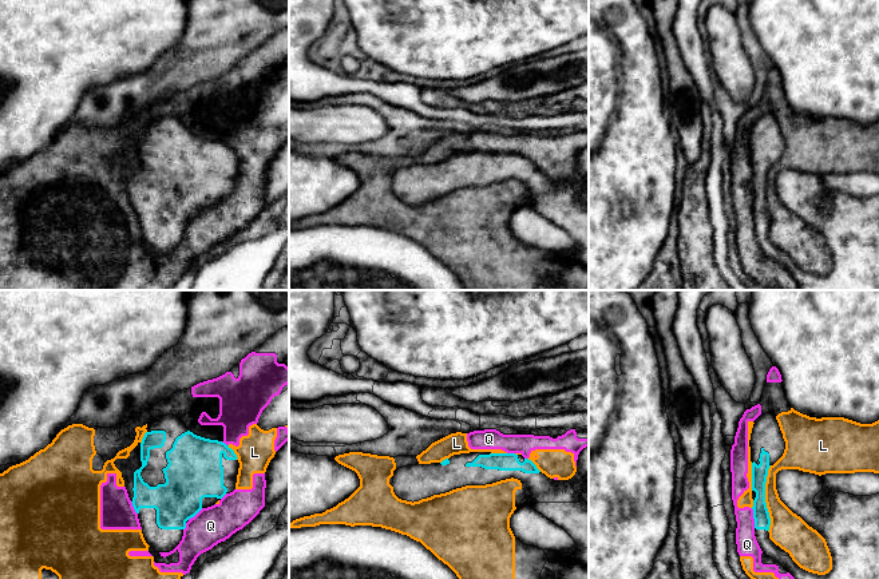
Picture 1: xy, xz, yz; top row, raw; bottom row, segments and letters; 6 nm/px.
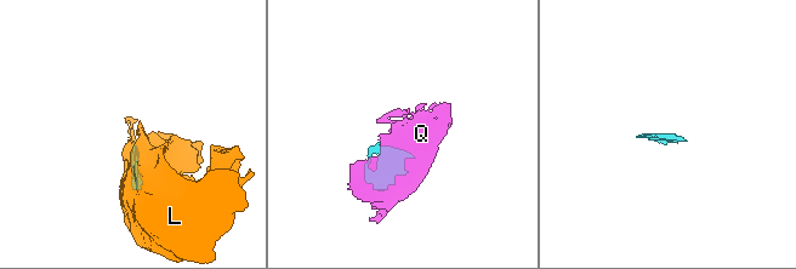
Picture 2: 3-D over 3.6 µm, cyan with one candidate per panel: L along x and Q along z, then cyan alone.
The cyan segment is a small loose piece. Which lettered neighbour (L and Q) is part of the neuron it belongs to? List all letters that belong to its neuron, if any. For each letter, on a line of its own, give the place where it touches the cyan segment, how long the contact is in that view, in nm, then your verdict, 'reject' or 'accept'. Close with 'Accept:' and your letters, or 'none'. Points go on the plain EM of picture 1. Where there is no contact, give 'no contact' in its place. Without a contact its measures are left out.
L: meets cyan in yz at (764, 199); contact 400 nm long; reject
Q: meets cyan in yz at (753, 218); contact 120 nm long; reject
Accept: none

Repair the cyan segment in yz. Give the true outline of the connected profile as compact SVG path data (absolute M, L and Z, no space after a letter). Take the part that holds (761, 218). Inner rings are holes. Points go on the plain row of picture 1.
M772 114L760 115L755 122L749 147L755 237L763 254L780 263L796 279L799 290L879 290L879 194L855 197L835 193L831 198L829 217L824 218L813 205L815 197L823 190L819 175L799 170L781 170L776 174L776 190L780 201L825 239L832 257L832 270L828 274L808 273L769 239L771 218L765 203L765 183L769 167L783 156L785 150L783 134Z

